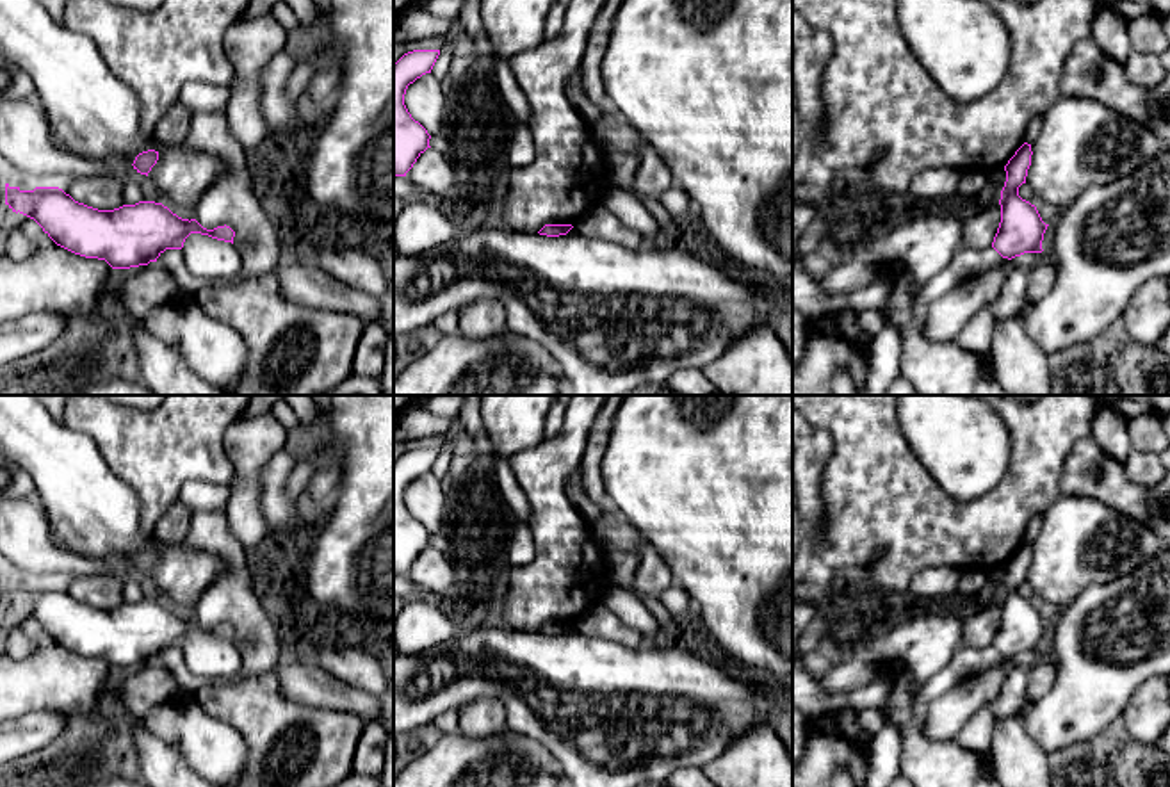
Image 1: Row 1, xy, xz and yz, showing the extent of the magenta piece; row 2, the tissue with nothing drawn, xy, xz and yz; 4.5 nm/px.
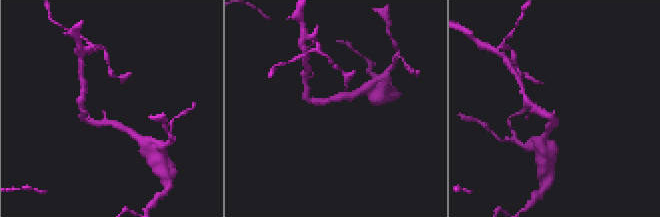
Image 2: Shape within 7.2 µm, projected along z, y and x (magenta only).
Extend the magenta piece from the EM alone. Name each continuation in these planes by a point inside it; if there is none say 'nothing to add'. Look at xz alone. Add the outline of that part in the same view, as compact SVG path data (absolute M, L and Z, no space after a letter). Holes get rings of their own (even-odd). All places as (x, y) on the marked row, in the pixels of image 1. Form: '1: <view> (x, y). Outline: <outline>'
nothing to add

